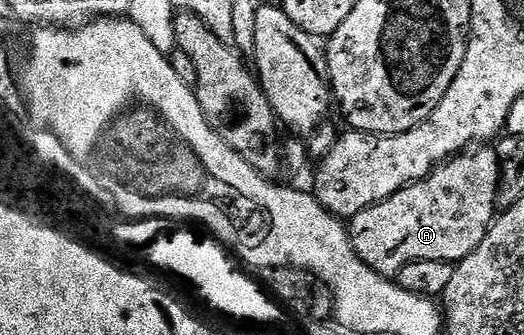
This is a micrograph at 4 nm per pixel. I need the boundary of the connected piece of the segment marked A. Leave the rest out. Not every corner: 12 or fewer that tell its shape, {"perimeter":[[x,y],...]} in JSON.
{"perimeter":[[477,145],[348,220],[395,277],[466,259],[499,211],[501,160]]}

